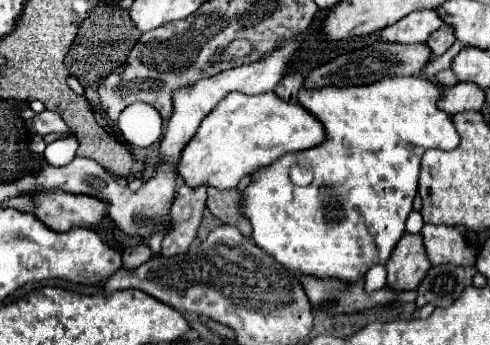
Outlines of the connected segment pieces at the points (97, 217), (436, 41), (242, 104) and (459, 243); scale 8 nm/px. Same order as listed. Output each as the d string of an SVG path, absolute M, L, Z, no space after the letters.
M38 190L34 194L36 200L36 218L40 218L48 228L56 230L56 232L66 232L78 226L90 228L100 224L102 220L108 218L108 202L100 200L100 198L92 198L92 196L82 196L82 194L70 194L64 190Z
M442 24L442 26L432 34L432 38L428 38L426 44L432 48L434 56L440 56L440 54L444 54L444 52L454 44L454 40L456 40L454 28L448 26L448 24Z
M232 92L204 122L200 124L194 138L182 150L178 162L178 174L188 186L214 186L220 190L236 188L238 182L256 172L258 168L270 166L288 152L300 152L320 146L326 140L322 122L300 104L282 100L276 92L264 92L248 96Z
M424 224L420 234L424 238L424 248L432 266L474 264L474 250L464 242L464 236L456 228Z

